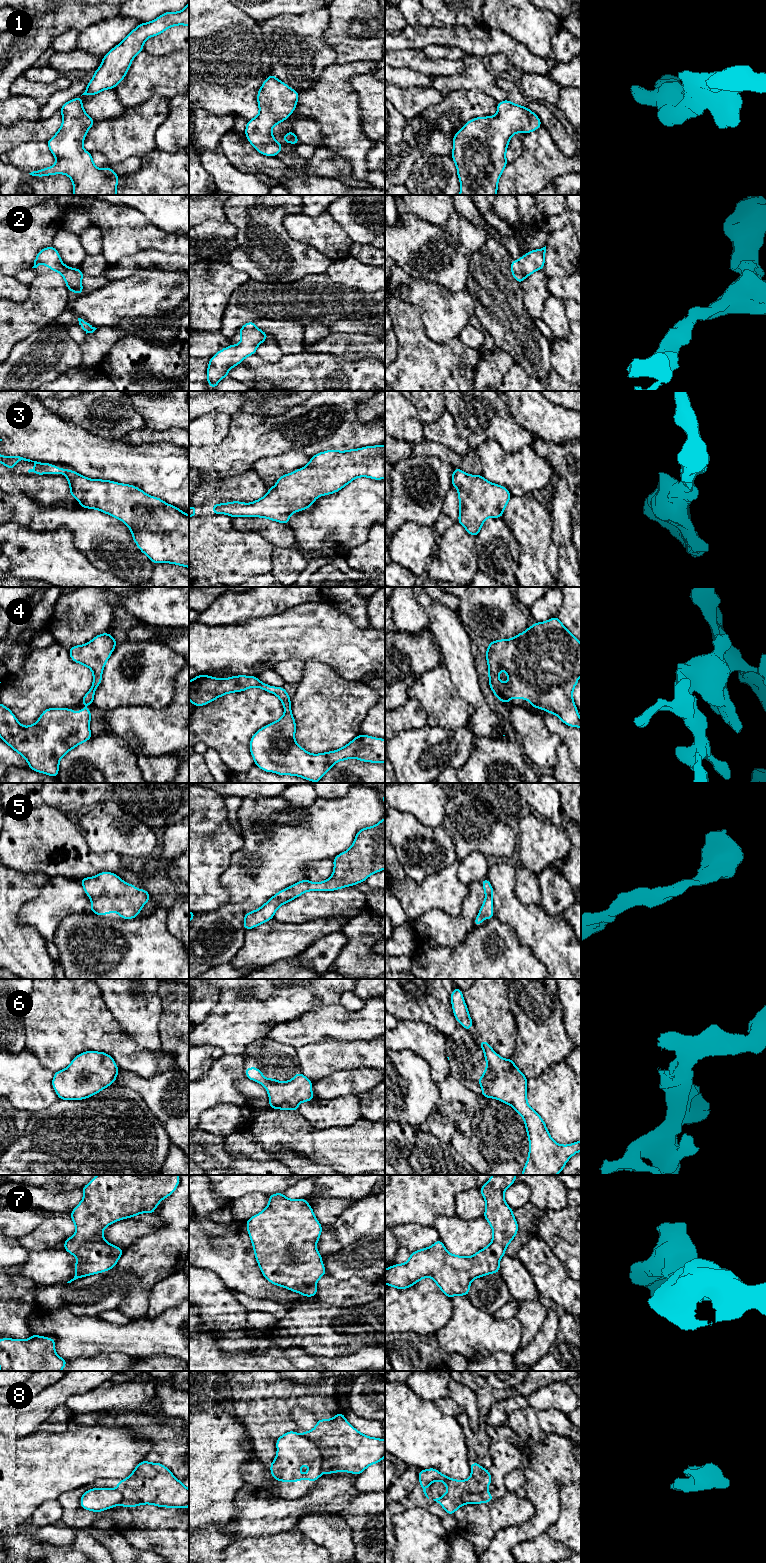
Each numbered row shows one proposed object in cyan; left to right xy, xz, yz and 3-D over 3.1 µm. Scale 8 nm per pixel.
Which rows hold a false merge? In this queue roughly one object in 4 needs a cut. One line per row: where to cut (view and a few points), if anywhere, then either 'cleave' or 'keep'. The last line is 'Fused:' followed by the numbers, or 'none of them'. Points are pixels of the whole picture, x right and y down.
1: no cut; keep
2: no cut; keep
3: no cut; keep
4: no cut; keep
5: no cut; keep
6: no cut; keep
7: no cut; keep
8: cut in xz along (301, 1435), (312, 1441), (318, 1448), (322, 1459), (322, 1471); cleave
Fused: 8

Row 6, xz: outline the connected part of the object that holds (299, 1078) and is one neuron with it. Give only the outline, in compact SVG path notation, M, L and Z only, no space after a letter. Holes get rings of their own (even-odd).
M248 1067L246 1078L262 1084L269 1095L270 1109L298 1111L298 1104L314 1099L312 1081L298 1072L291 1080L279 1082L278 1079L264 1078L257 1067Z

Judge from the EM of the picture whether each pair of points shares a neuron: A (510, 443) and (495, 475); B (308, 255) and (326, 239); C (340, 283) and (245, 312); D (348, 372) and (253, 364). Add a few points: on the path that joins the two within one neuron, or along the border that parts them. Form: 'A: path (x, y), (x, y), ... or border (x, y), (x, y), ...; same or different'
A: border (485, 440), (495, 440), (505, 451), (529, 445); different
B: border (294, 239), (311, 245), (332, 261); different
C: path (316, 297), (292, 301), (269, 301); same
D: path (324, 372), (277, 372); same

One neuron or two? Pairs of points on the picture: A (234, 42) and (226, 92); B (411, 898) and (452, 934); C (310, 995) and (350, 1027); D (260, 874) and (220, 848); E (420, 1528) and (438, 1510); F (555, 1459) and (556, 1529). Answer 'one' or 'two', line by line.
A: one
B: two
C: two
D: two
E: two
F: two

